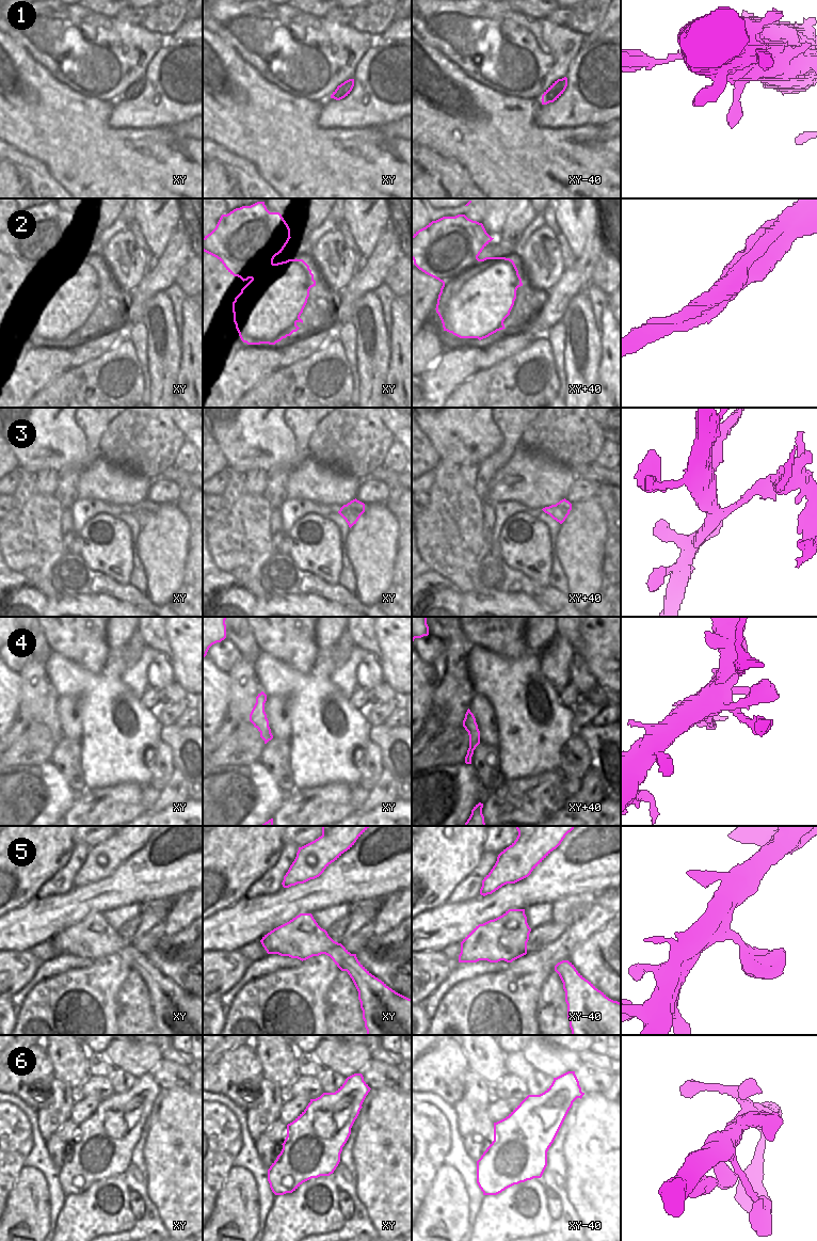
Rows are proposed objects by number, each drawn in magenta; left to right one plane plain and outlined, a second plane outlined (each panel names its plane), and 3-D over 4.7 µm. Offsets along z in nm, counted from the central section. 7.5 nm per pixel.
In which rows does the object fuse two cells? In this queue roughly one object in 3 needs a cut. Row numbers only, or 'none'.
3, 4

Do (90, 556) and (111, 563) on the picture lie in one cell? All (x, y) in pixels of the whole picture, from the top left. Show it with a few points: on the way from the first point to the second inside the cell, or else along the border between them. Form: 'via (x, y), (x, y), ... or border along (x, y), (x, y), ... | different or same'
via (95, 556), (103, 556), (106, 558) | same

